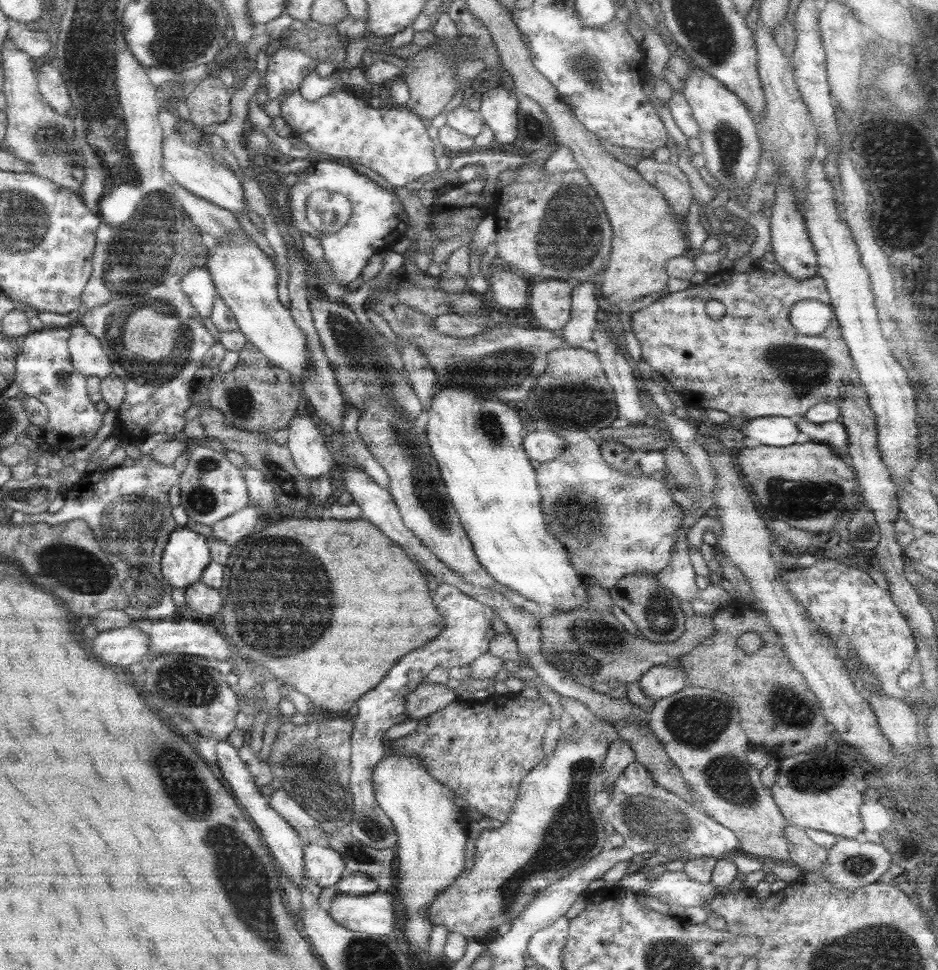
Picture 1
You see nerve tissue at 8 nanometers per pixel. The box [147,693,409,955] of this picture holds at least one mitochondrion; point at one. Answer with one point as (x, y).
(246, 884)

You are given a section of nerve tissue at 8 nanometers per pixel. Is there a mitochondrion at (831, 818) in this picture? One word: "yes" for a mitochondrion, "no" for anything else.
no

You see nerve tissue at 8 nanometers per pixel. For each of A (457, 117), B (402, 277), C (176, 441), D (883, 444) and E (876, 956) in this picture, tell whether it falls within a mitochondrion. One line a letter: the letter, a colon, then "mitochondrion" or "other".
A: other
B: other
C: other
D: other
E: mitochondrion

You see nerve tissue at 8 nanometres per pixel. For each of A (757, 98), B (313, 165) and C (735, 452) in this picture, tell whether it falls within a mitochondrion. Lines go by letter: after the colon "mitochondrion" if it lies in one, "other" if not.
A: other
B: other
C: other

